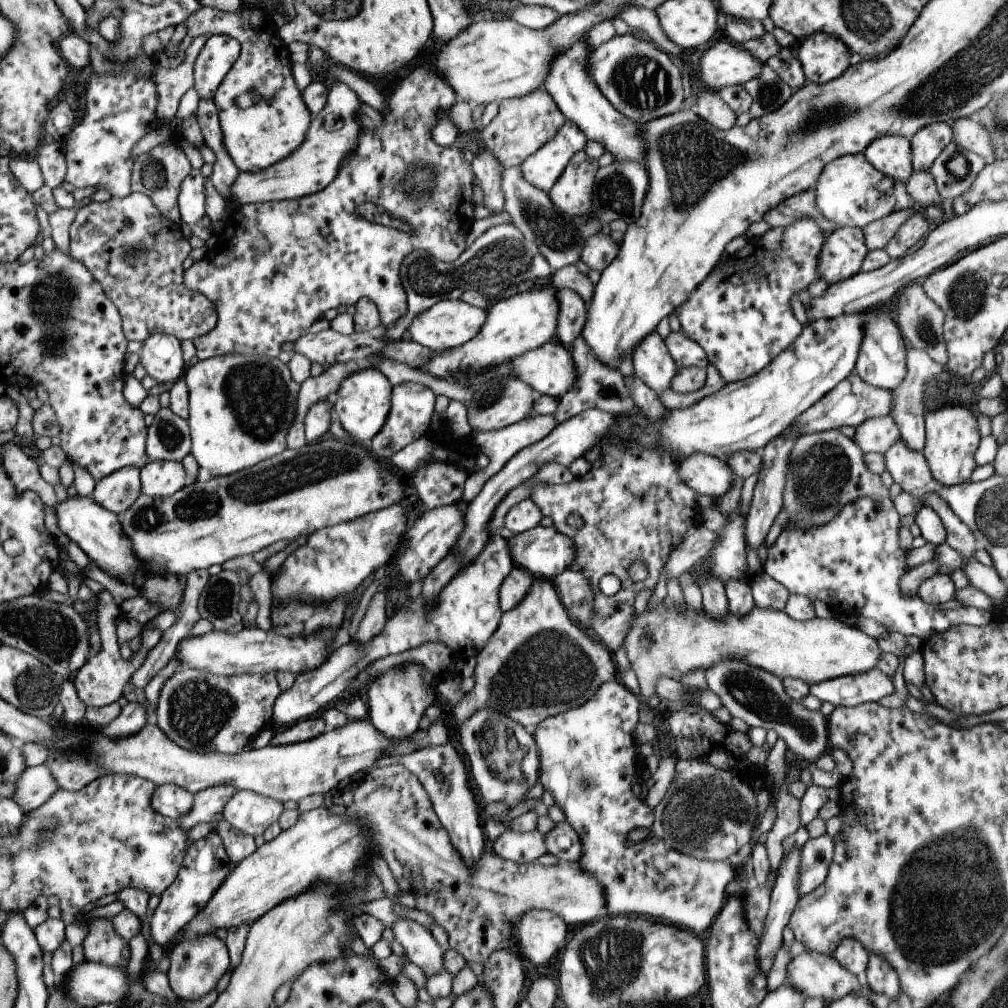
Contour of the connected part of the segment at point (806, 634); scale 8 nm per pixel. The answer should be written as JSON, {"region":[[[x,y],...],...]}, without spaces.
{"region":[[[667,598],[663,600],[654,610],[648,611],[647,608],[642,614],[635,614],[635,618],[633,619],[633,626],[630,628],[628,635],[626,636],[625,642],[623,643],[624,647],[626,647],[626,654],[628,655],[628,659],[631,663],[632,670],[636,673],[636,677],[638,677],[638,682],[640,683],[641,690],[641,699],[645,700],[648,696],[652,696],[655,694],[655,687],[660,676],[672,678],[673,680],[679,680],[680,676],[689,670],[694,670],[695,668],[705,668],[708,669],[710,666],[713,666],[714,663],[718,663],[724,661],[725,659],[737,659],[738,661],[743,661],[744,663],[750,664],[754,667],[760,667],[764,671],[768,673],[774,674],[777,678],[794,678],[802,680],[806,682],[809,686],[812,686],[817,683],[822,683],[831,679],[836,679],[839,677],[844,677],[847,675],[856,675],[861,673],[868,673],[870,670],[876,669],[878,661],[880,660],[880,656],[883,651],[880,649],[878,642],[875,638],[872,638],[866,635],[862,630],[848,626],[838,620],[832,619],[822,619],[822,618],[814,618],[807,619],[804,621],[796,621],[792,619],[790,616],[787,616],[784,611],[776,611],[773,609],[762,609],[754,606],[753,610],[743,618],[734,617],[730,612],[723,620],[715,620],[710,616],[705,614],[705,611],[702,609],[700,614],[694,614],[691,608],[687,606],[686,612],[679,612],[676,608],[674,608],[674,604]]]}

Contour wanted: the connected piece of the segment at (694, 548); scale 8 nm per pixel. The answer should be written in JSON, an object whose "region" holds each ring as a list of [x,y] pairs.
{"region":[[[700,524],[693,527],[665,563],[663,572],[666,579],[679,580],[682,574],[688,573],[710,553],[716,540],[717,532]]]}

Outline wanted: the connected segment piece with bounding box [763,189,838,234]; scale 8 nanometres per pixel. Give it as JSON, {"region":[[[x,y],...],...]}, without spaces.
{"region":[[[809,189],[780,202],[764,214],[763,221],[772,227],[786,227],[793,221],[809,217],[821,226],[823,232],[830,234],[836,230],[833,223],[826,221],[815,208],[815,190]]]}

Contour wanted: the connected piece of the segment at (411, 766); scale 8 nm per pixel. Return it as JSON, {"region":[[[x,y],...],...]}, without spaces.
{"region":[[[451,743],[436,747],[424,747],[414,753],[399,756],[394,762],[402,764],[412,772],[426,790],[430,798],[434,813],[437,815],[441,826],[446,830],[449,842],[459,853],[462,861],[470,868],[476,865],[485,852],[485,836],[480,826],[479,812],[472,790],[468,781],[468,772],[464,762],[460,759]]]}

